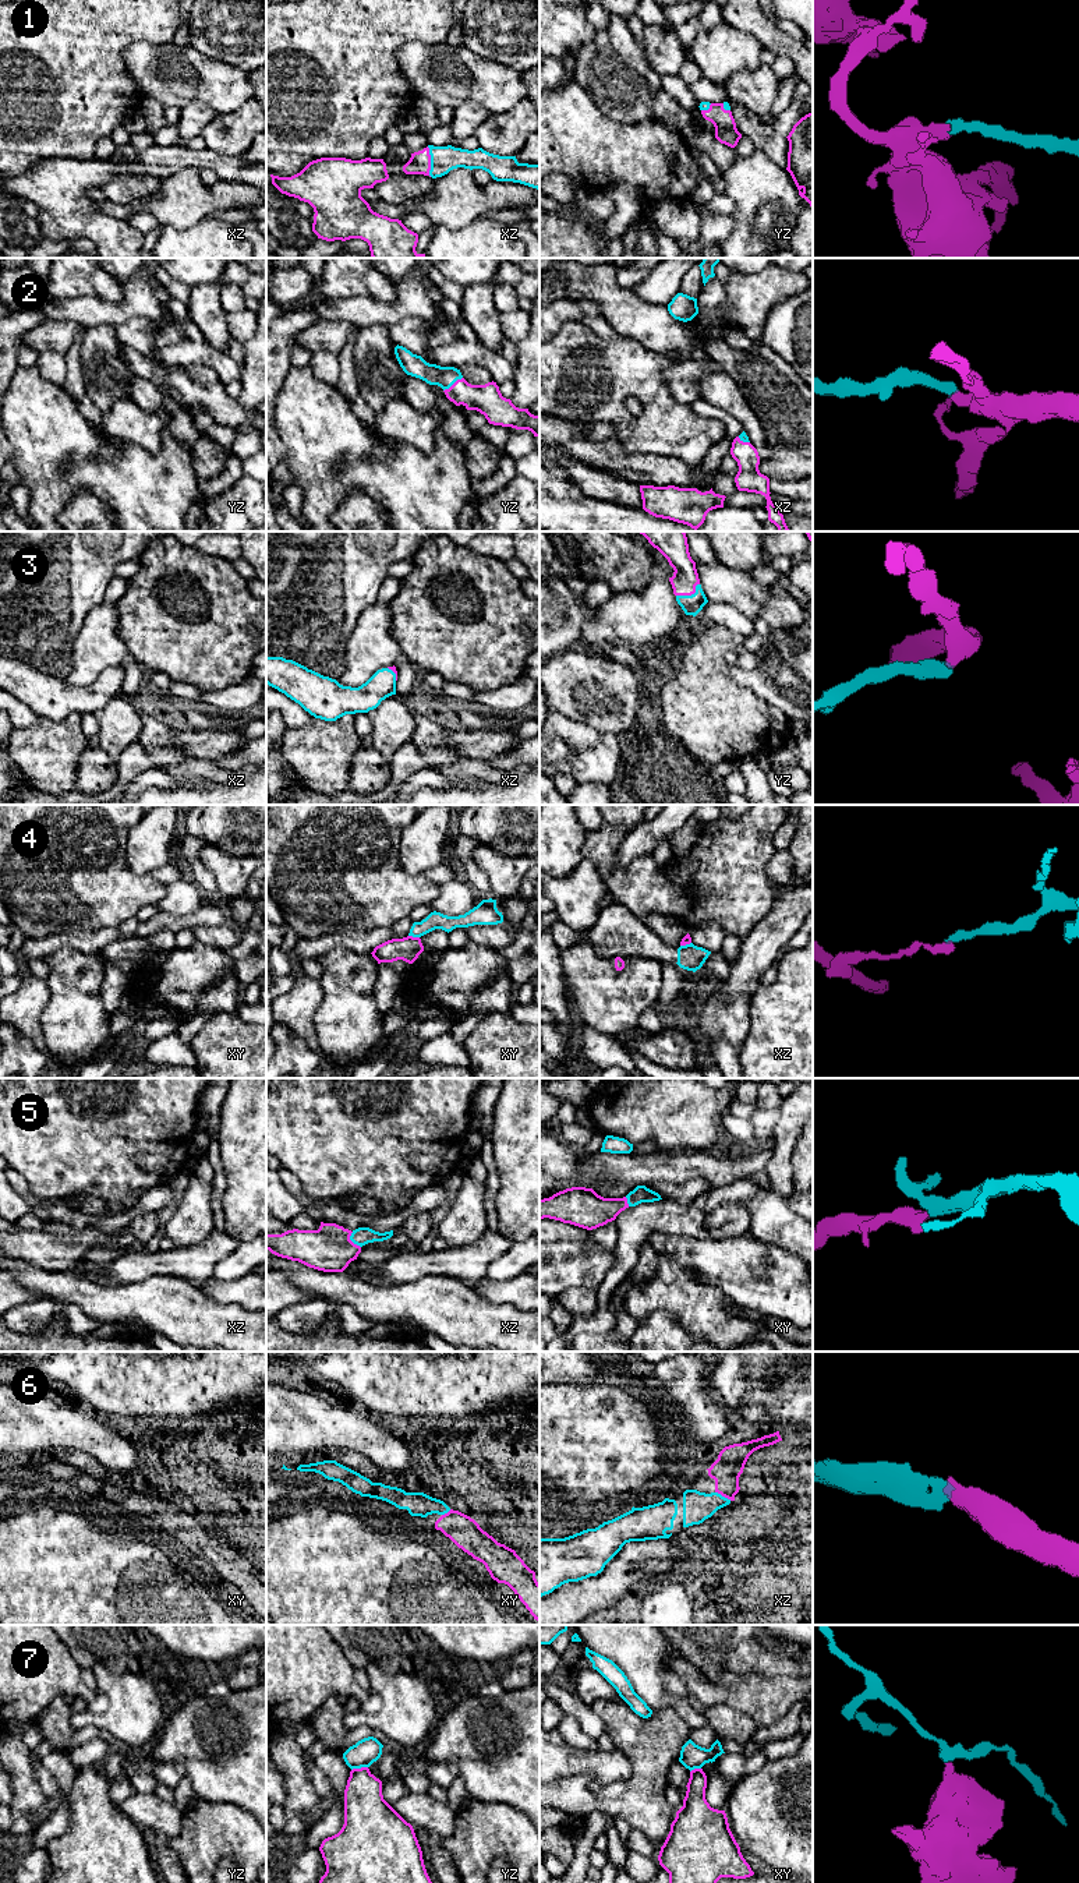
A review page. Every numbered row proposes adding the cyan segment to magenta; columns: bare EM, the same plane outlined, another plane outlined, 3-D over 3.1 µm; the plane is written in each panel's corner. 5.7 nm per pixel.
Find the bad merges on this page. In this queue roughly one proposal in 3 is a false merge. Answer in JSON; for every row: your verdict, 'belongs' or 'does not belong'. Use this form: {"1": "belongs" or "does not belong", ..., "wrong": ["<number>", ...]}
{"1": "belongs", "2": "belongs", "3": "belongs", "4": "does not belong", "5": "belongs", "6": "belongs", "7": "does not belong", "wrong": ["4", "7"]}

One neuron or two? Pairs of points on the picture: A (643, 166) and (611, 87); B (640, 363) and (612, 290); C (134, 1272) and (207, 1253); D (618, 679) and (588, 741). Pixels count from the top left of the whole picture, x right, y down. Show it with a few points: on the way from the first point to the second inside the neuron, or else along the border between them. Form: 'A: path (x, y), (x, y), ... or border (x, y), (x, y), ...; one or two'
A: border (595, 108), (612, 120), (623, 123), (655, 119); two
B: border (621, 336), (636, 339), (647, 349), (660, 353); two
C: path (152, 1265), (188, 1263); one
D: border (565, 714), (601, 732), (614, 732), (618, 737); two

